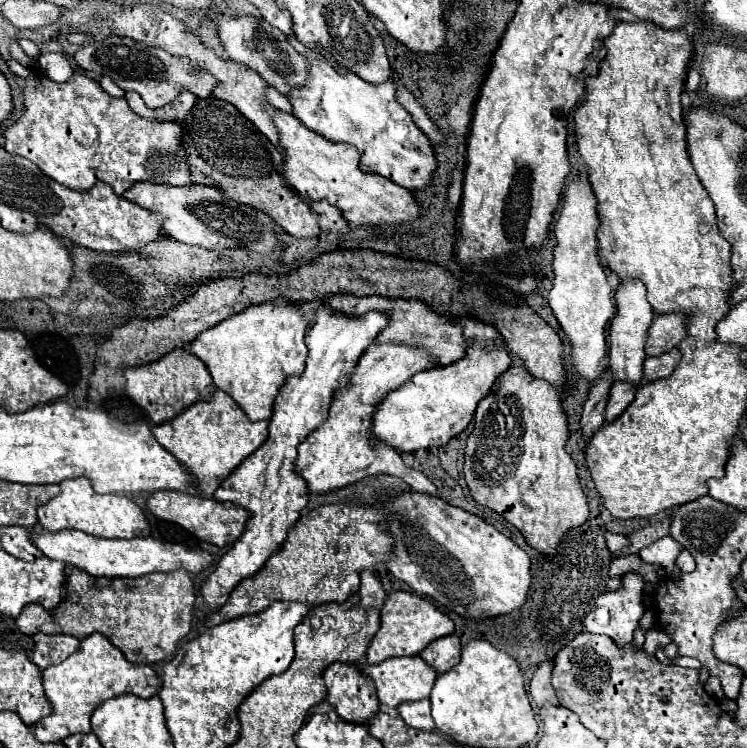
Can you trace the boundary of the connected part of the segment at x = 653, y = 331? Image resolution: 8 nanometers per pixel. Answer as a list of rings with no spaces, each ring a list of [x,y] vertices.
[[[672,313],[672,315],[656,317],[648,329],[646,355],[654,357],[672,351],[680,343],[680,339],[684,339],[684,335],[686,331],[684,331],[682,315]]]

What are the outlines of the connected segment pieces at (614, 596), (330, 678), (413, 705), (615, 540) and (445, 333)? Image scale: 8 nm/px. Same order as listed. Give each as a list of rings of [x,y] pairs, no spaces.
[[[626,573],[624,583],[622,583],[622,587],[618,591],[610,591],[610,593],[602,595],[602,599],[596,599],[596,605],[594,605],[592,613],[588,613],[586,619],[584,619],[584,631],[588,631],[588,633],[604,633],[618,647],[628,645],[632,641],[632,635],[638,629],[638,621],[640,621],[640,617],[644,613],[642,587],[644,587],[642,577],[638,577],[636,573]]]
[[[332,663],[326,671],[324,671],[324,683],[326,683],[326,701],[336,709],[336,713],[348,721],[348,723],[366,723],[368,719],[372,719],[372,715],[376,715],[378,711],[378,697],[376,697],[376,687],[372,685],[372,681],[360,673],[358,665],[348,665],[348,663]]]
[[[430,699],[402,703],[398,707],[398,713],[410,727],[422,729],[422,731],[434,731],[434,721],[430,715]]]
[[[608,533],[606,535],[606,541],[608,541],[608,549],[614,557],[618,557],[622,551],[626,551],[630,547],[630,539],[624,537],[624,535],[614,535],[614,533]]]
[[[346,293],[330,295],[328,299],[330,307],[338,313],[346,315],[364,315],[368,311],[386,311],[390,313],[390,325],[378,335],[378,343],[404,343],[404,345],[420,345],[430,349],[440,365],[452,365],[454,361],[464,357],[464,351],[468,349],[470,341],[464,337],[464,327],[456,323],[456,319],[448,319],[444,315],[434,313],[426,303],[418,299],[386,299],[386,297],[356,297]]]

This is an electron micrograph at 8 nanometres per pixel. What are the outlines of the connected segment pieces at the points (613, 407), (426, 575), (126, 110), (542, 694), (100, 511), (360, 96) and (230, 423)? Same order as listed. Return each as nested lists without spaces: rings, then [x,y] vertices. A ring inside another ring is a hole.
[[[612,383],[604,421],[614,421],[616,417],[620,417],[624,413],[624,409],[632,403],[634,393],[636,393],[636,387],[626,387],[626,383]]]
[[[424,493],[400,495],[400,501],[390,501],[386,507],[394,513],[390,533],[396,541],[396,559],[390,559],[386,567],[418,595],[428,595],[446,609],[472,619],[508,615],[526,603],[532,587],[532,561],[496,527]]]
[[[30,69],[24,87],[24,111],[18,121],[14,121],[6,131],[4,149],[16,155],[22,155],[36,163],[48,177],[70,187],[86,191],[94,187],[98,181],[108,183],[116,195],[122,195],[136,181],[154,181],[154,183],[170,183],[170,185],[186,185],[190,183],[188,167],[184,155],[178,147],[178,135],[182,133],[182,125],[174,121],[156,121],[144,119],[136,115],[124,99],[110,97],[94,79],[72,73],[72,77],[64,83],[56,83],[48,79],[40,69]]]
[[[542,663],[538,667],[538,671],[534,673],[532,681],[530,681],[530,695],[532,699],[536,701],[536,707],[542,709],[544,703],[550,703],[550,705],[558,705],[558,699],[554,695],[554,689],[550,685],[550,675],[552,675],[552,667],[554,663]]]
[[[86,477],[62,481],[60,493],[54,499],[50,499],[46,505],[38,507],[38,523],[48,531],[78,529],[96,537],[132,539],[132,537],[150,535],[150,525],[146,521],[146,515],[132,499],[128,499],[126,495],[98,495],[92,489],[90,479]],[[120,533],[126,533],[126,535],[120,535]]]
[[[314,49],[320,57],[306,57],[308,81],[304,87],[292,87],[288,99],[294,115],[312,131],[332,143],[350,143],[360,153],[364,173],[378,173],[406,189],[422,189],[428,185],[436,159],[428,137],[416,127],[410,113],[396,99],[392,79],[374,85],[356,73],[338,73],[336,59],[322,49]]]
[[[216,389],[208,401],[198,401],[170,421],[154,425],[152,433],[162,447],[172,451],[172,455],[198,477],[202,493],[212,497],[242,459],[252,455],[266,441],[268,421],[250,421],[228,393]]]

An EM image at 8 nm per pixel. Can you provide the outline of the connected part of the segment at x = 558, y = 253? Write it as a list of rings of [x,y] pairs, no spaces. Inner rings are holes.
[[[576,175],[566,191],[560,207],[558,221],[554,225],[556,247],[554,247],[554,287],[548,295],[548,305],[554,311],[562,331],[566,333],[572,351],[572,365],[576,373],[588,383],[596,383],[602,379],[606,367],[602,367],[602,359],[606,357],[606,325],[614,317],[612,303],[612,287],[606,279],[606,273],[598,259],[598,211],[596,197],[592,193],[588,177]]]

